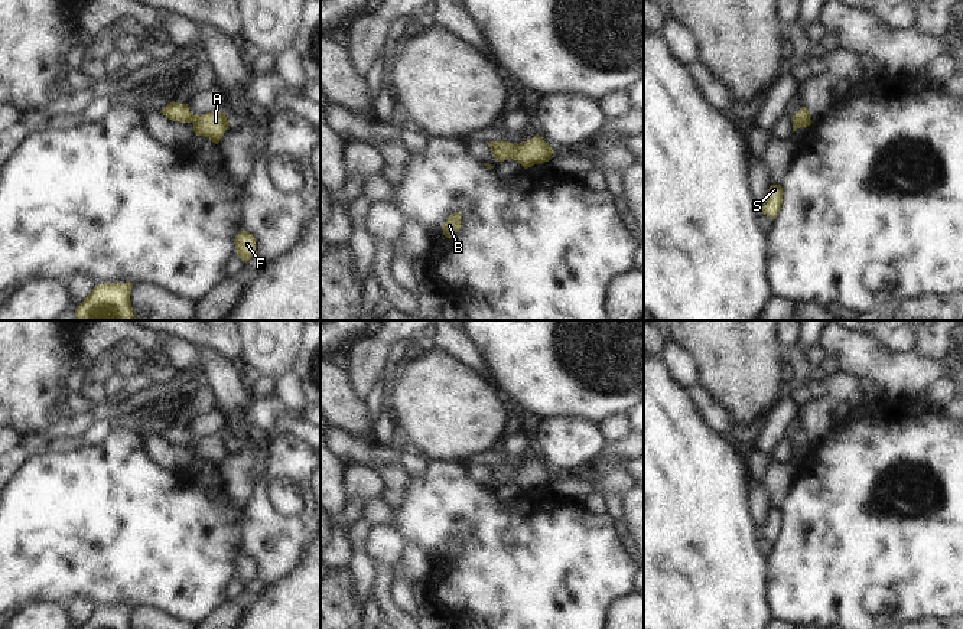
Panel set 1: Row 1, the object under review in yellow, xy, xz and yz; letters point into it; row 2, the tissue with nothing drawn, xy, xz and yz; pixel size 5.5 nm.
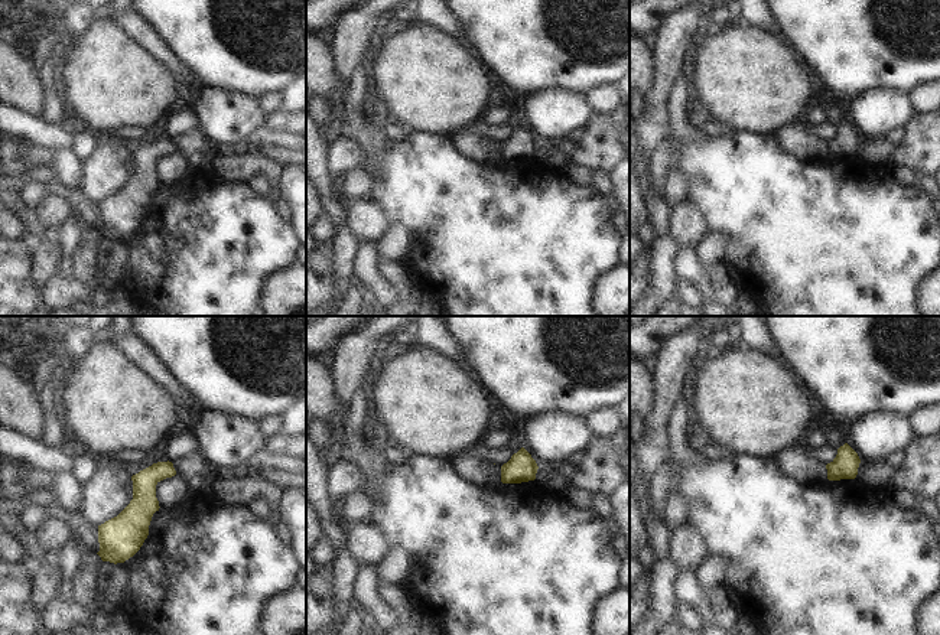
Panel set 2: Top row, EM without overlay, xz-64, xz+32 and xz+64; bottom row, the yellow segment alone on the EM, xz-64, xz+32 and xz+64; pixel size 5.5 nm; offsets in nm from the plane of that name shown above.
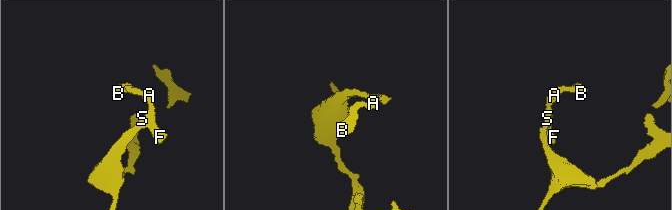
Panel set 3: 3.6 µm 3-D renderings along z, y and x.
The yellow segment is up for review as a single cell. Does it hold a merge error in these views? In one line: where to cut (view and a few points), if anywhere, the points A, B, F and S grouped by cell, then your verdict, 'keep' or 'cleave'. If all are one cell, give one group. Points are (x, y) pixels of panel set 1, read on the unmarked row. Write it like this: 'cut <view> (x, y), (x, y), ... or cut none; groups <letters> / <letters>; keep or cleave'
cut none; groups A B F S; keep

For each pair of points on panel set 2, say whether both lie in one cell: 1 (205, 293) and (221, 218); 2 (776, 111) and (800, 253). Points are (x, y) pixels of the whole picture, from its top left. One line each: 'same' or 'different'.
1: same
2: different

